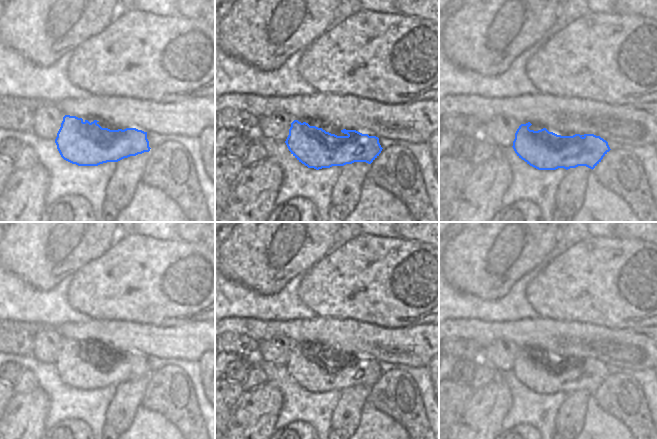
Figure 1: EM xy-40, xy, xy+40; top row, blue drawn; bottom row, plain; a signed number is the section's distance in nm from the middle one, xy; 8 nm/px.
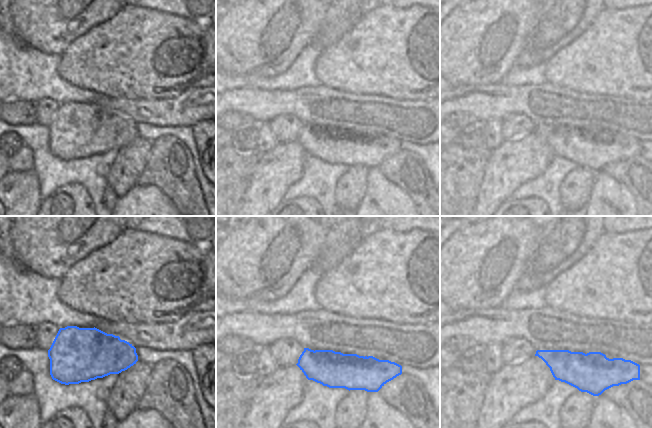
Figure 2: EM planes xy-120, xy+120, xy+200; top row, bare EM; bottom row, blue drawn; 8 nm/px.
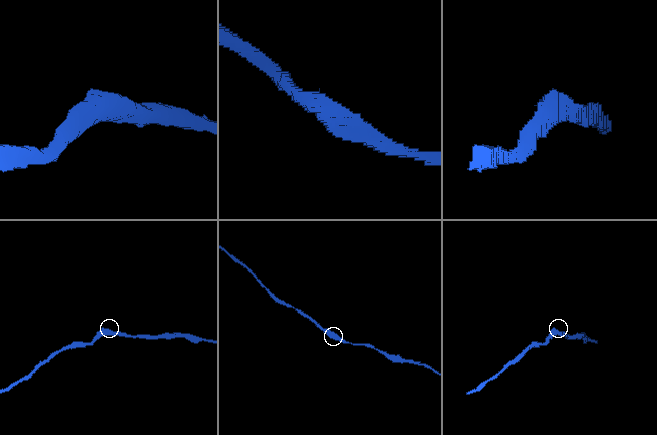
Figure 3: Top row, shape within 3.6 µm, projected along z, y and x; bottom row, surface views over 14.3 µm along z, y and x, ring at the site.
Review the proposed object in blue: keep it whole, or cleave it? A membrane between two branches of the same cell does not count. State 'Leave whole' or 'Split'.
Leave whole.

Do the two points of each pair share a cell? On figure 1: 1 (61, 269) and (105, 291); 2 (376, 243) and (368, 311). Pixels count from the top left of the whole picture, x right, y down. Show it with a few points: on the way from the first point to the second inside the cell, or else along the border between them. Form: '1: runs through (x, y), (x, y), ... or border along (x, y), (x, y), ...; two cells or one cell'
1: border along (91, 260), (72, 274); two cells
2: runs through (376, 260), (376, 275), (368, 283), (368, 294); one cell

